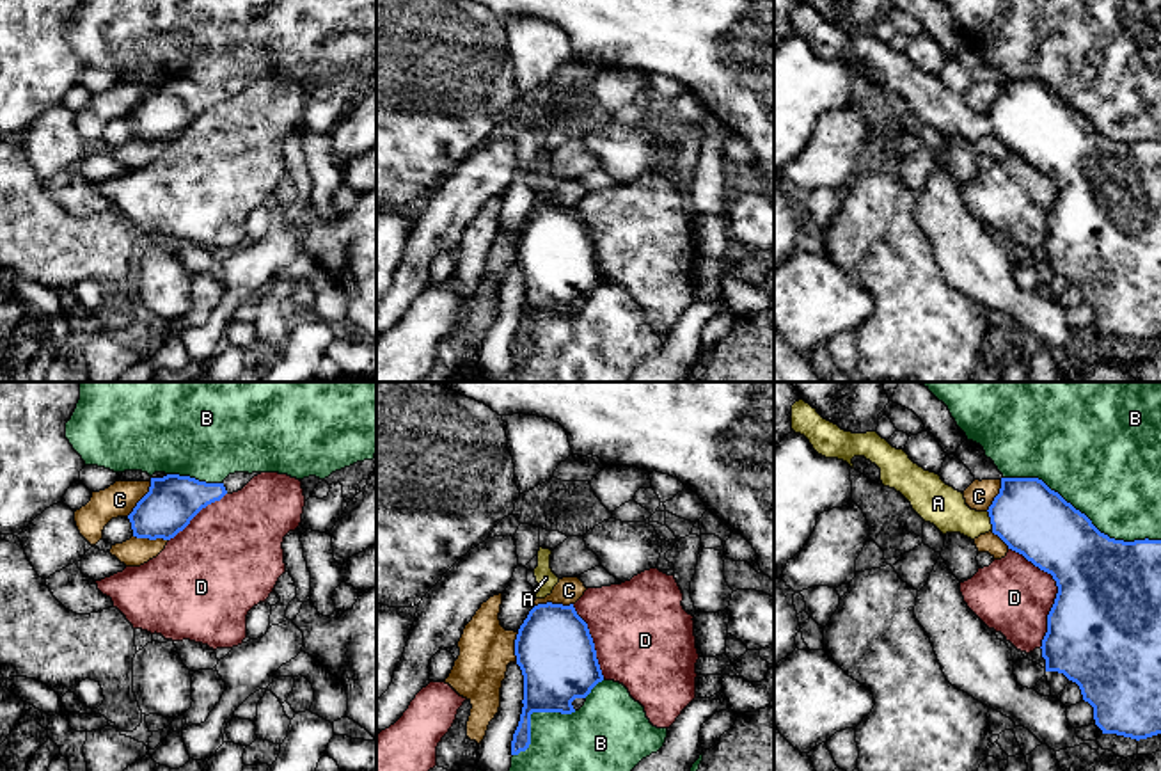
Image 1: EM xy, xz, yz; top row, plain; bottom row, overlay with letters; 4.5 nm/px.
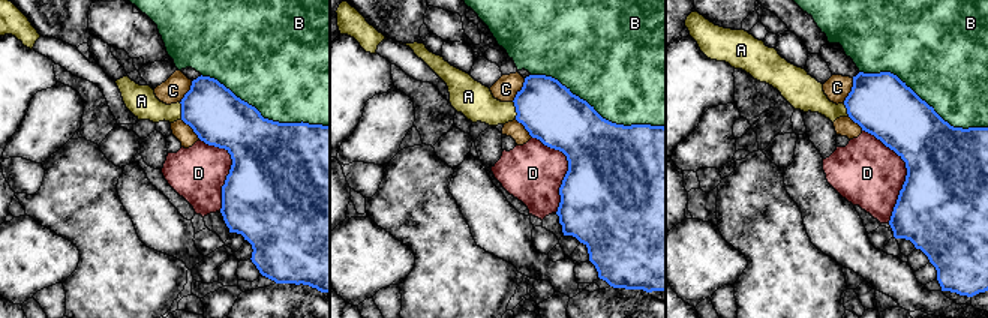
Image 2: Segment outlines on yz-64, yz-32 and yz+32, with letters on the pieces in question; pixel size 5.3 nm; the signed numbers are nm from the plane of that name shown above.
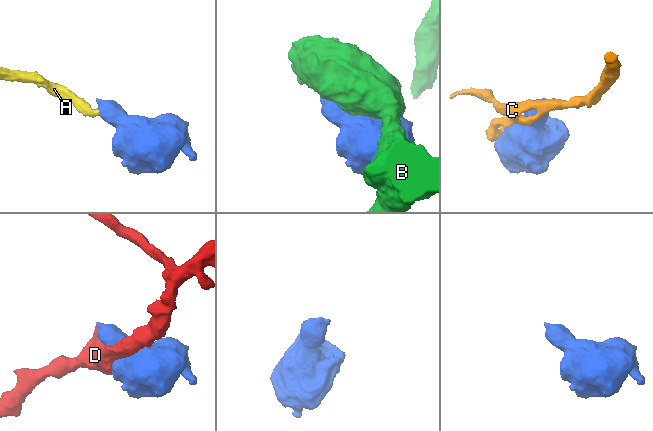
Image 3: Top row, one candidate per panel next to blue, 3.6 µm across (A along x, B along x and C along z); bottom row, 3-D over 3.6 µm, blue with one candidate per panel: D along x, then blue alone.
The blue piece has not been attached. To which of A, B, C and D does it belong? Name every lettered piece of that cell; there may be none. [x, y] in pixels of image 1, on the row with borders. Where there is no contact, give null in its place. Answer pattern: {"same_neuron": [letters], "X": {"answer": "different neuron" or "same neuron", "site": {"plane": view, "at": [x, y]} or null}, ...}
{"same_neuron": ["A"], "A": {"answer": "same neuron", "site": {"plane": "yz", "at": [991, 521]}}, "B": {"answer": "different neuron", "site": {"plane": "yz", "at": [1080, 512]}}, "C": {"answer": "different neuron", "site": {"plane": "xz", "at": [551, 603]}}, "D": {"answer": "different neuron", "site": {"plane": "yz", "at": [1058, 590]}}}

